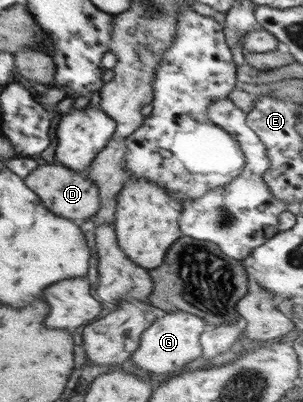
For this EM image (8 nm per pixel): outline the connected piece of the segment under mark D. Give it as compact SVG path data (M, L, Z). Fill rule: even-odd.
M43 163L31 171L24 179L24 183L40 197L42 205L50 211L50 214L58 215L74 222L83 222L93 219L100 210L100 197L98 187L90 181L87 172L70 171L64 165Z

